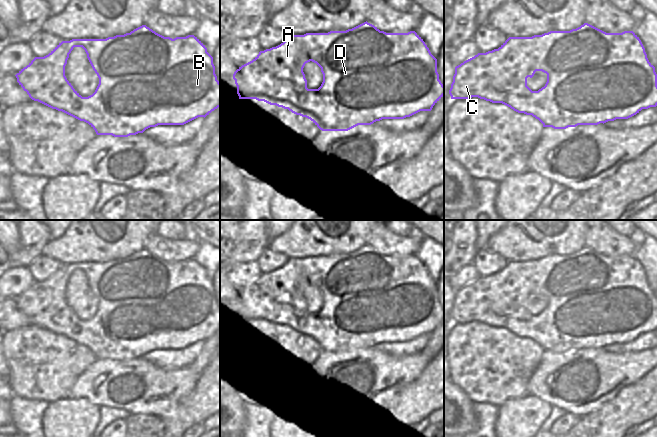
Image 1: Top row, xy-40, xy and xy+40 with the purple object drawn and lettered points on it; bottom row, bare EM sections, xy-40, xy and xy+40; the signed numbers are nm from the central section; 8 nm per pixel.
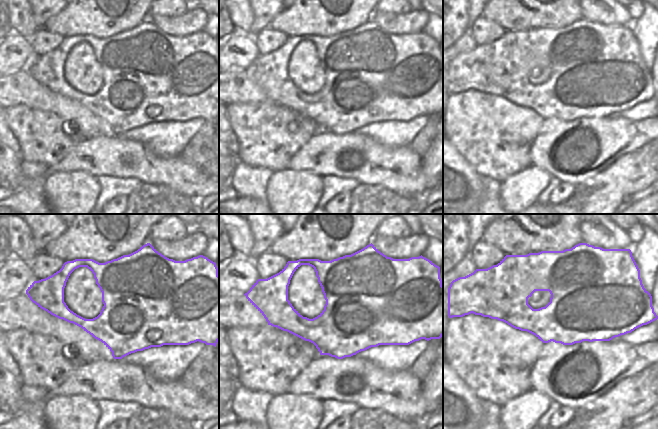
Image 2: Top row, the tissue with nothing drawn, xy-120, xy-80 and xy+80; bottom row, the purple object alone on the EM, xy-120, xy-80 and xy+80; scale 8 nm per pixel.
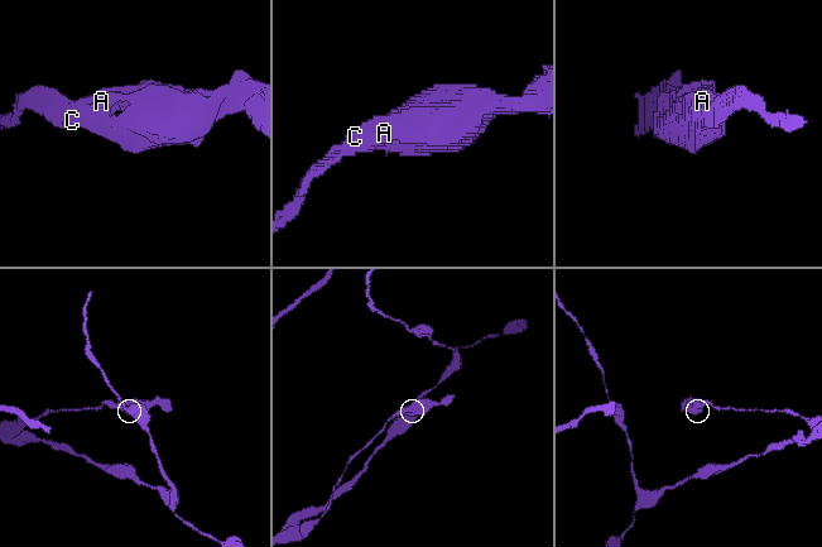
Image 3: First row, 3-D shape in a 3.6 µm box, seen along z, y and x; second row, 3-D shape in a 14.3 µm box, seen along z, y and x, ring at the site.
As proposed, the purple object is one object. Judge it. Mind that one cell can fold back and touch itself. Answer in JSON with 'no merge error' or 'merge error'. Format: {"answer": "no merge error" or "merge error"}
{"answer": "no merge error"}

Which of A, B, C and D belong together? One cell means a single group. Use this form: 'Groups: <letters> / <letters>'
Groups: A B C D

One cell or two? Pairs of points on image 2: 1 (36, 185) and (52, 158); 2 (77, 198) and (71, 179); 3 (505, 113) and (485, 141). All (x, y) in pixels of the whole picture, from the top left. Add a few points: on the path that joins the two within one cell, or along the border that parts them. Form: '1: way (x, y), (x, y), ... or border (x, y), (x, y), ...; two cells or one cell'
1: border (24, 161), (40, 162), (47, 167); two cells
2: way (74, 193), (73, 184); one cell
3: way (498, 120), (491, 127), (491, 134); one cell

